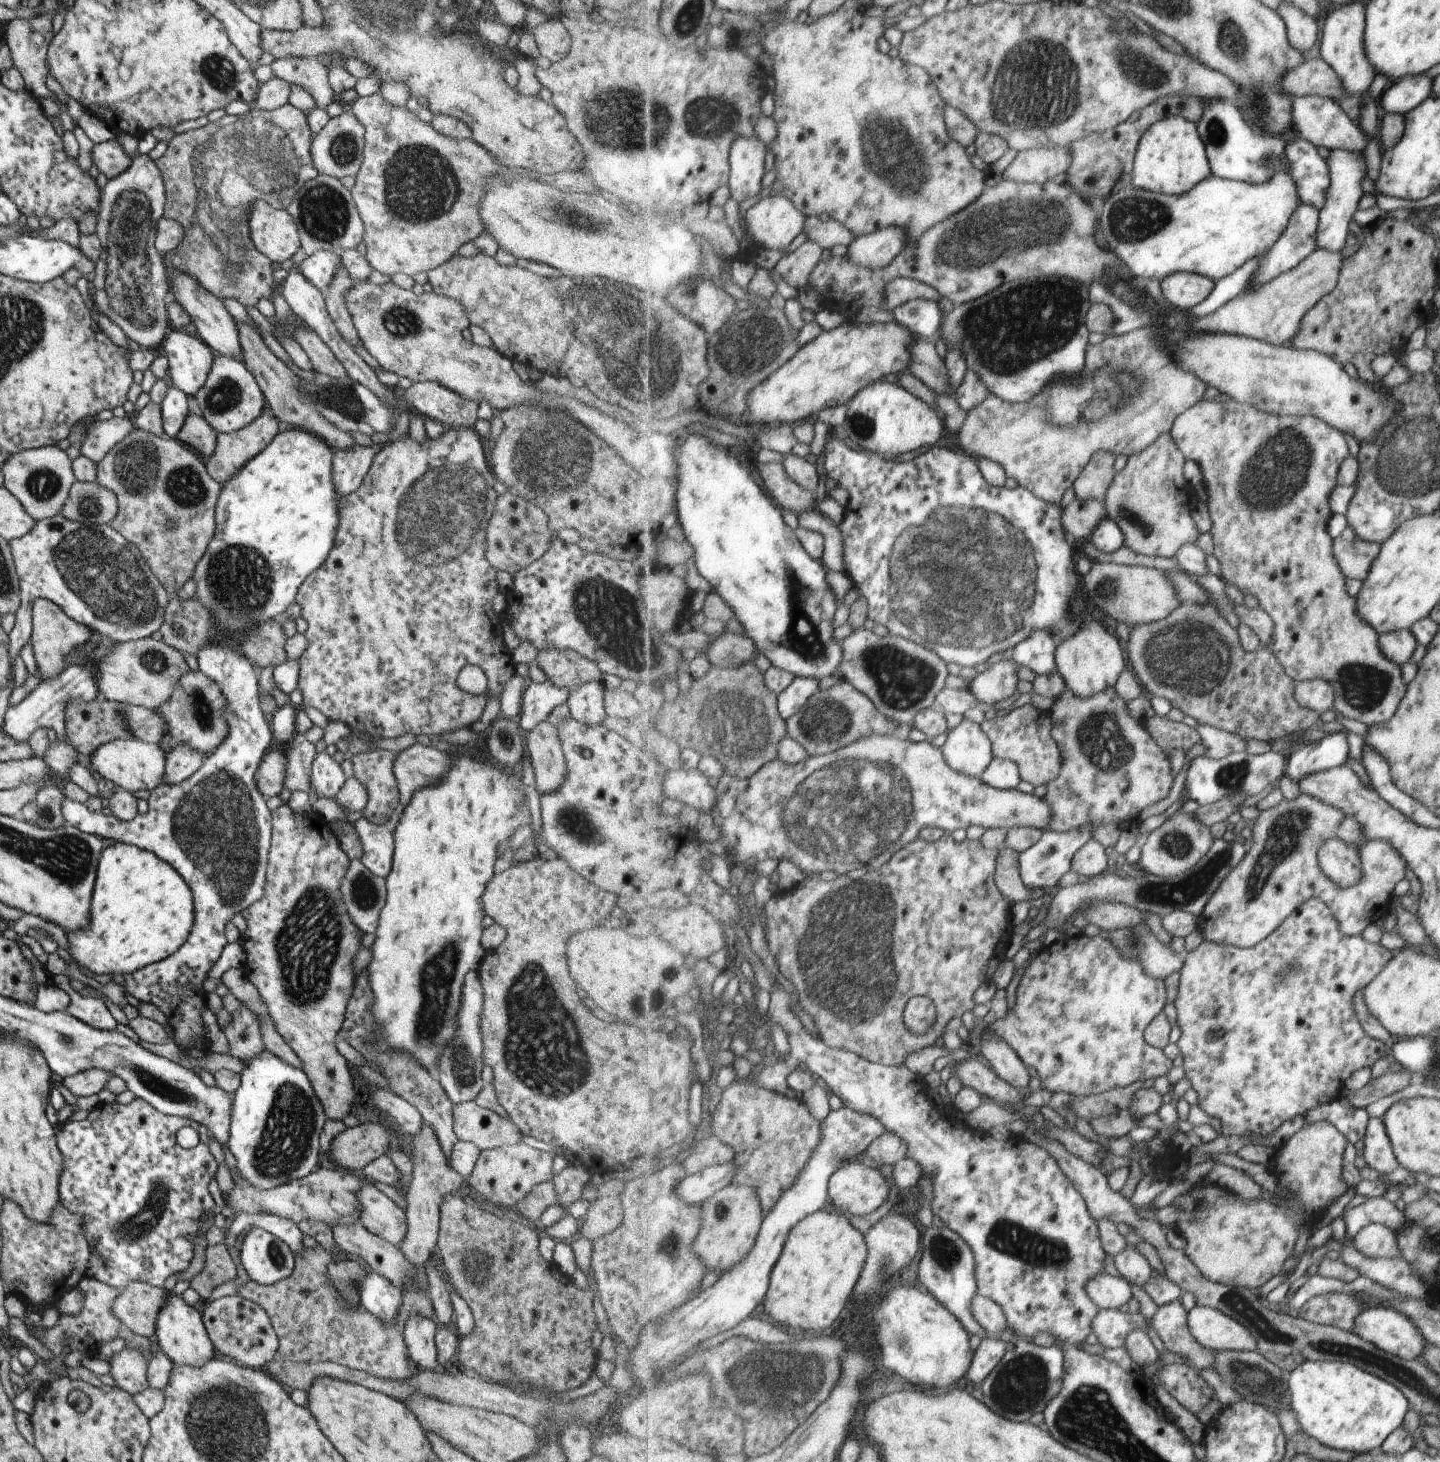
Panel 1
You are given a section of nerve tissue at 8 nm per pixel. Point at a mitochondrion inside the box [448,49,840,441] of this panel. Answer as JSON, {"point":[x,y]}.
{"point":[619,119]}

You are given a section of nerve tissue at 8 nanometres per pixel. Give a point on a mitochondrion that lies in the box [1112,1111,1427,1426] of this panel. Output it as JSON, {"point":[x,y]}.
{"point":[1249,1375]}

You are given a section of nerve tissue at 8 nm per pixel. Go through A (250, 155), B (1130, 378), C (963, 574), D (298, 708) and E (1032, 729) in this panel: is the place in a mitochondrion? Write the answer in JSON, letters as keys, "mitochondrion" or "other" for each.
{"A":"mitochondrion","B":"mitochondrion","C":"mitochondrion","D":"other","E":"other"}

